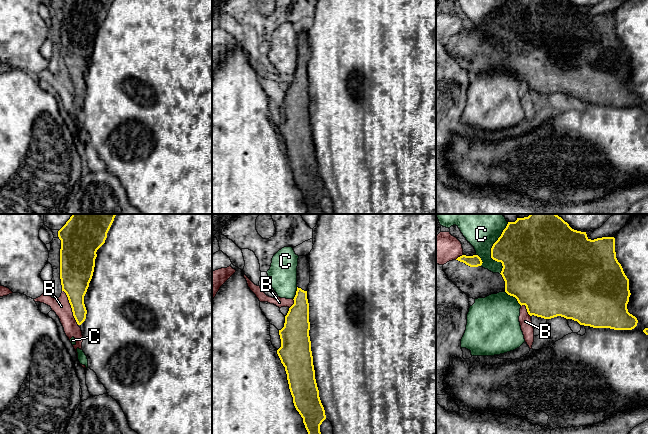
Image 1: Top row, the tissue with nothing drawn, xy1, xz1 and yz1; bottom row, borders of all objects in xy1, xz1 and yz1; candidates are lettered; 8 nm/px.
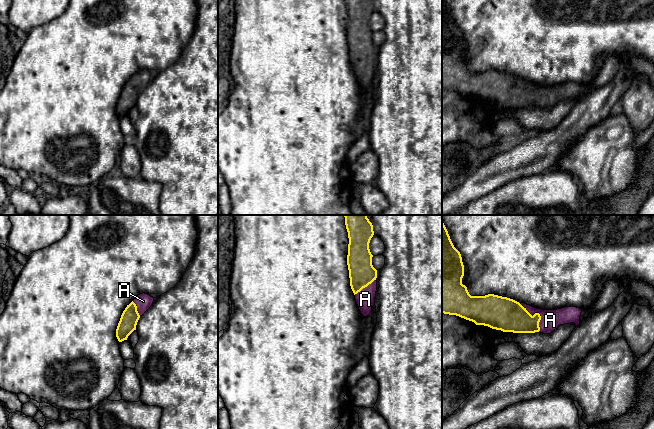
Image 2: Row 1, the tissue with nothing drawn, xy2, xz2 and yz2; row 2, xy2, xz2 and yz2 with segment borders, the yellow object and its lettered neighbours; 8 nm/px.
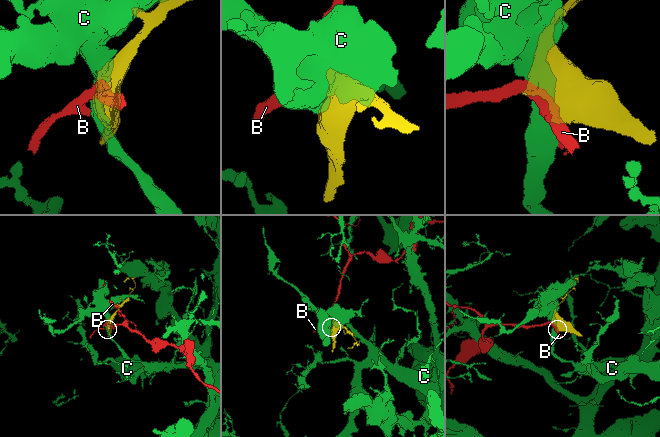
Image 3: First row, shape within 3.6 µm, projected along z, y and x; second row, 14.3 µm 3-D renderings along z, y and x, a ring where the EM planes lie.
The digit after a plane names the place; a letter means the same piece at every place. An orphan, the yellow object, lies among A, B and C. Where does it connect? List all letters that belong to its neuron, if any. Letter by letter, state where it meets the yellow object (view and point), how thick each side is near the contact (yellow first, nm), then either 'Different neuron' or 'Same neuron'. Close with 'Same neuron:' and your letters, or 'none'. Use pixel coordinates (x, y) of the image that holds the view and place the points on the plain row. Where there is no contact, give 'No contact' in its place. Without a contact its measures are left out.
A: Touches yellow at yz2 (538, 89). Thickness 260 nm (yellow) against 160 nm. Same neuron
B: Touches yellow at xy1 (71, 83). Thickness 240 nm (yellow) against 140 nm. Different neuron
C: Touches yellow at yz1 (491, 27). Thickness 400 nm (yellow) against 200 nm. Different neuron
Same neuron: A

